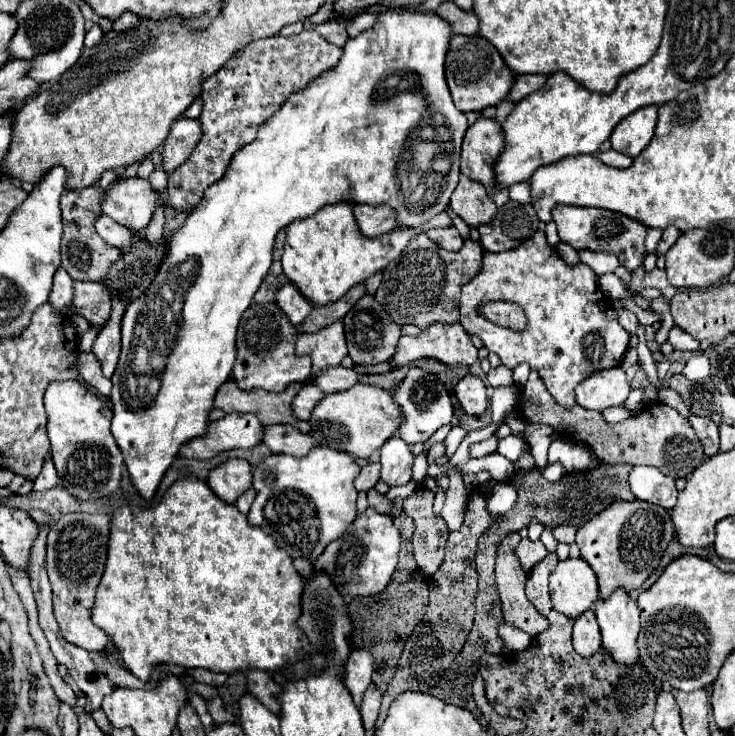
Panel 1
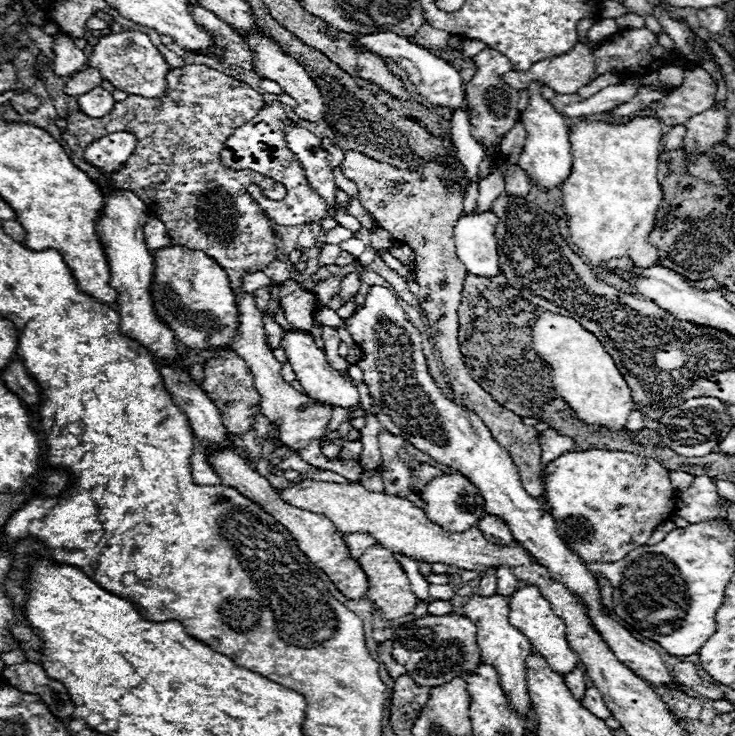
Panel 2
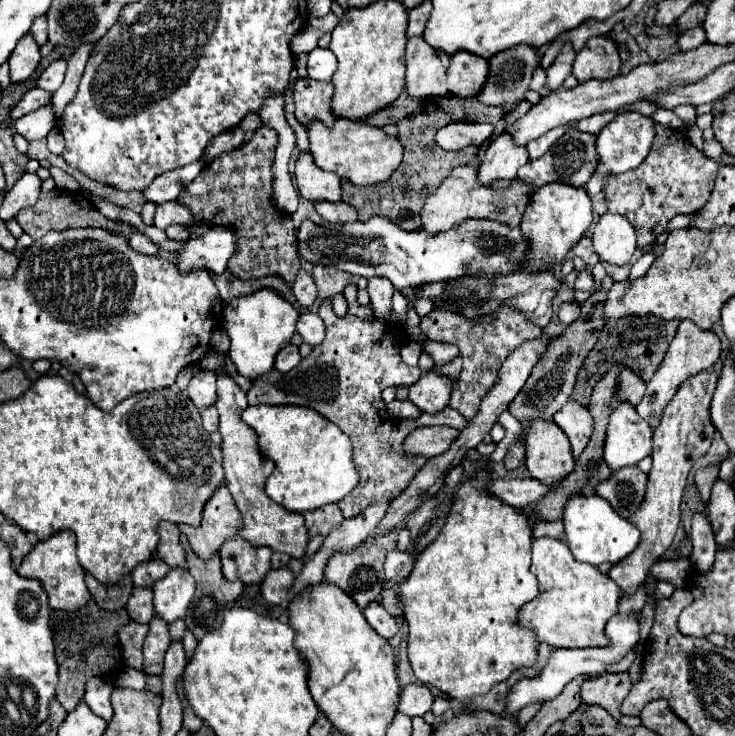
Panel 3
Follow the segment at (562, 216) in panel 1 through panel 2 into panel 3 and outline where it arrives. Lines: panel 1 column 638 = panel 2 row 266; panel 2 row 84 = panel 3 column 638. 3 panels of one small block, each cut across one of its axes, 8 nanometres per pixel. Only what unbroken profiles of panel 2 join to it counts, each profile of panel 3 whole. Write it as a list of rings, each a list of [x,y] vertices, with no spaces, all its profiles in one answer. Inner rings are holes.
[[[656,124],[656,136],[648,158],[636,170],[612,174],[604,182],[604,196],[608,210],[622,214],[636,228],[638,248],[644,250],[666,230],[670,218],[676,214],[698,212],[700,206],[704,206],[706,198],[712,194],[716,174],[718,162],[696,150],[688,138],[684,138],[684,132],[672,132],[668,136],[668,128]]]

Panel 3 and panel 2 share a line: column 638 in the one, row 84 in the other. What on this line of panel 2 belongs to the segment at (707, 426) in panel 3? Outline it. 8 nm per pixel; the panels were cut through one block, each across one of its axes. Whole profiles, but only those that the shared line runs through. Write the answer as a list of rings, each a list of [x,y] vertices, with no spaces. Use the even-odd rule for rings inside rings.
[[[578,42],[568,54],[540,60],[526,72],[510,70],[506,76],[502,76],[502,80],[518,92],[526,90],[532,82],[542,82],[558,94],[574,94],[580,86],[586,86],[594,80],[594,60],[590,48]]]

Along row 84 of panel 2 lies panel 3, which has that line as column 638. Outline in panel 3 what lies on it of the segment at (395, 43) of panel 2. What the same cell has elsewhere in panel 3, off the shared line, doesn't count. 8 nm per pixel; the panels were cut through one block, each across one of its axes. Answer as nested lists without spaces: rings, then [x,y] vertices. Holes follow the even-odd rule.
[[[620,404],[610,418],[608,424],[608,432],[606,432],[606,446],[604,446],[604,464],[616,472],[624,466],[634,466],[638,464],[642,458],[646,458],[652,450],[652,428],[636,414],[636,408],[628,406],[628,404]]]

